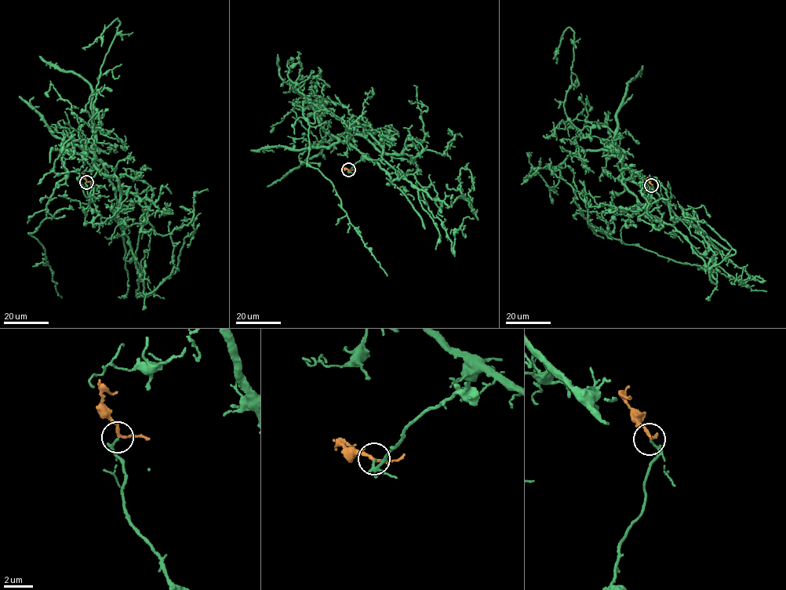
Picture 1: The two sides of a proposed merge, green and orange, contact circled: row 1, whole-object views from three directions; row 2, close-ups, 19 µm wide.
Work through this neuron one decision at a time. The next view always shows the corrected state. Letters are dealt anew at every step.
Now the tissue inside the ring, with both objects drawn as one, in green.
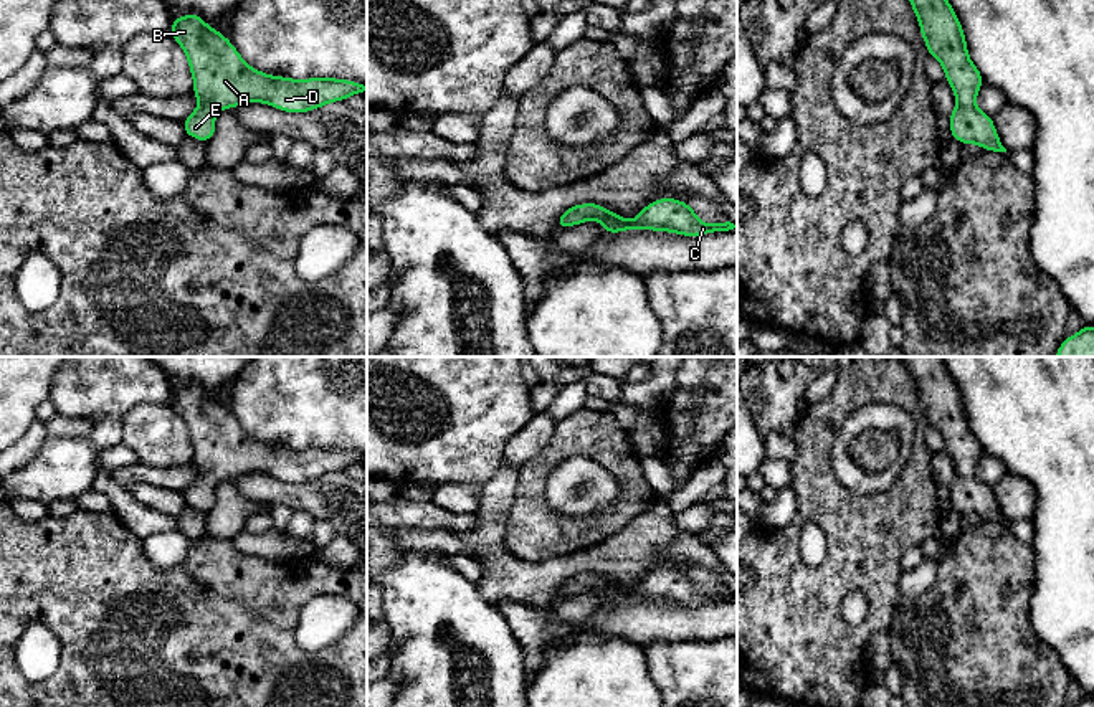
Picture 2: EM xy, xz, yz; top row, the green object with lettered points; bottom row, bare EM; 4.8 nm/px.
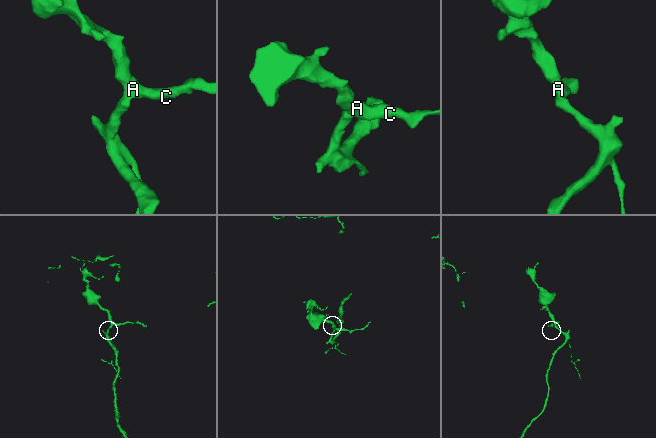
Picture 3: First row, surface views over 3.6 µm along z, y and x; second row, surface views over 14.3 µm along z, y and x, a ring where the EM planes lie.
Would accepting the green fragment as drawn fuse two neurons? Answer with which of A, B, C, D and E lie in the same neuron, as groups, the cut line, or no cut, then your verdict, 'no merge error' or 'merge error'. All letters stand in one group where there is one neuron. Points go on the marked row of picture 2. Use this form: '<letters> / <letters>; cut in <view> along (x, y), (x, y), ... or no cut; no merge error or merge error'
A B C D E; no cut; no merge error

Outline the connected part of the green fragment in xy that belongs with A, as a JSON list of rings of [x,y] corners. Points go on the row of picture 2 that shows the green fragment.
[[[197,13],[172,20],[170,35],[182,46],[193,78],[197,109],[182,122],[187,135],[208,142],[218,111],[246,102],[264,102],[284,112],[307,112],[352,94],[367,84],[335,78],[291,79],[251,68],[218,30]]]

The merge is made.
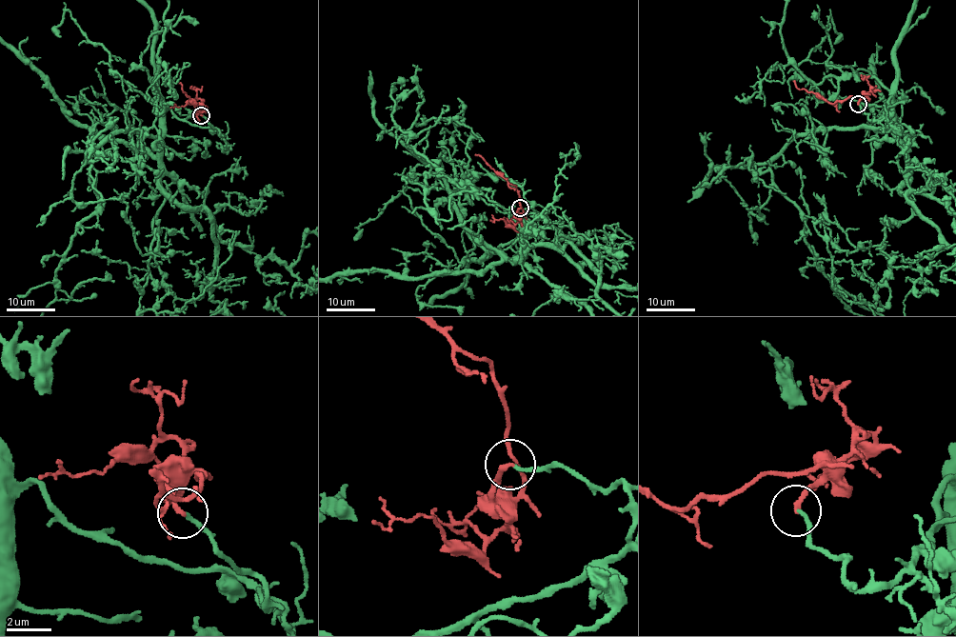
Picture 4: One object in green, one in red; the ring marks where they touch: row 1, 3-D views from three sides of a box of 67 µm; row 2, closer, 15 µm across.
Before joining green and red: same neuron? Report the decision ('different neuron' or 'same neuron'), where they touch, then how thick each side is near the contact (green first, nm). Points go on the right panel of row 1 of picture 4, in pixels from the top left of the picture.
same neuron; place (858, 104); calibres 160 and 200 nm

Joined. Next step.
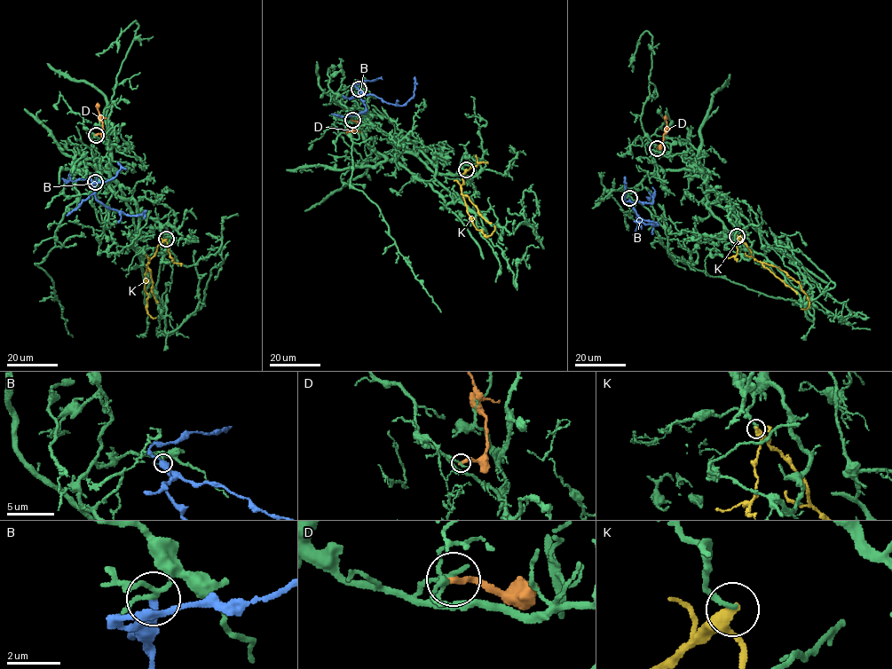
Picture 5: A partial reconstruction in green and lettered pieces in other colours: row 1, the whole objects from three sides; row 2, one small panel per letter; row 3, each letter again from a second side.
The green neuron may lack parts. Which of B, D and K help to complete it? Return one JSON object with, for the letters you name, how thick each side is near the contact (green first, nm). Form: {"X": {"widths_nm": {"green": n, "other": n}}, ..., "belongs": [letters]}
{"belongs": []}

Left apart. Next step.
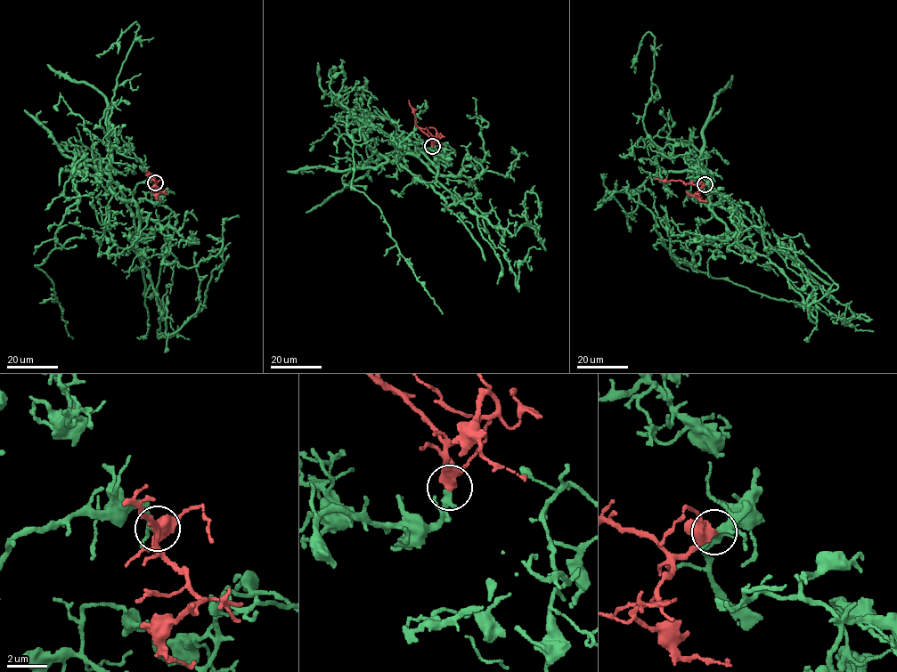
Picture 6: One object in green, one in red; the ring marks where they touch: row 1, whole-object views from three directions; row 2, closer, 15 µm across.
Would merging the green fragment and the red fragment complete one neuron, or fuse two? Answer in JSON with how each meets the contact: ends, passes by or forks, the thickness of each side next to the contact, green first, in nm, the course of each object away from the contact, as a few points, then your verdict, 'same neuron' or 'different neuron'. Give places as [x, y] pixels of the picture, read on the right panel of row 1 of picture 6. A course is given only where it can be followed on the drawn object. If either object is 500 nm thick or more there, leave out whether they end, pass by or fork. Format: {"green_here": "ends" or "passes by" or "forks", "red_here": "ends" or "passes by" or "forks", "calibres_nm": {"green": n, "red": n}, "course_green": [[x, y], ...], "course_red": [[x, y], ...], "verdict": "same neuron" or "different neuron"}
{"green_here": "passes by", "red_here": "forks", "calibres_nm": {"green": 240, "red": 360}, "course_green": [[705, 184], [706, 206], [708, 180], [699, 171], [657, 172], [638, 190], [668, 250], [712, 278], [873, 332]], "course_red": [[705, 184], [698, 188], [680, 180], [655, 179]], "verdict": "same neuron"}

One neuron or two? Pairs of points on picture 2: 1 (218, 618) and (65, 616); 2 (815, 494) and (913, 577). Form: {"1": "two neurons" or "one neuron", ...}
{"1": "one neuron", "2": "two neurons"}

